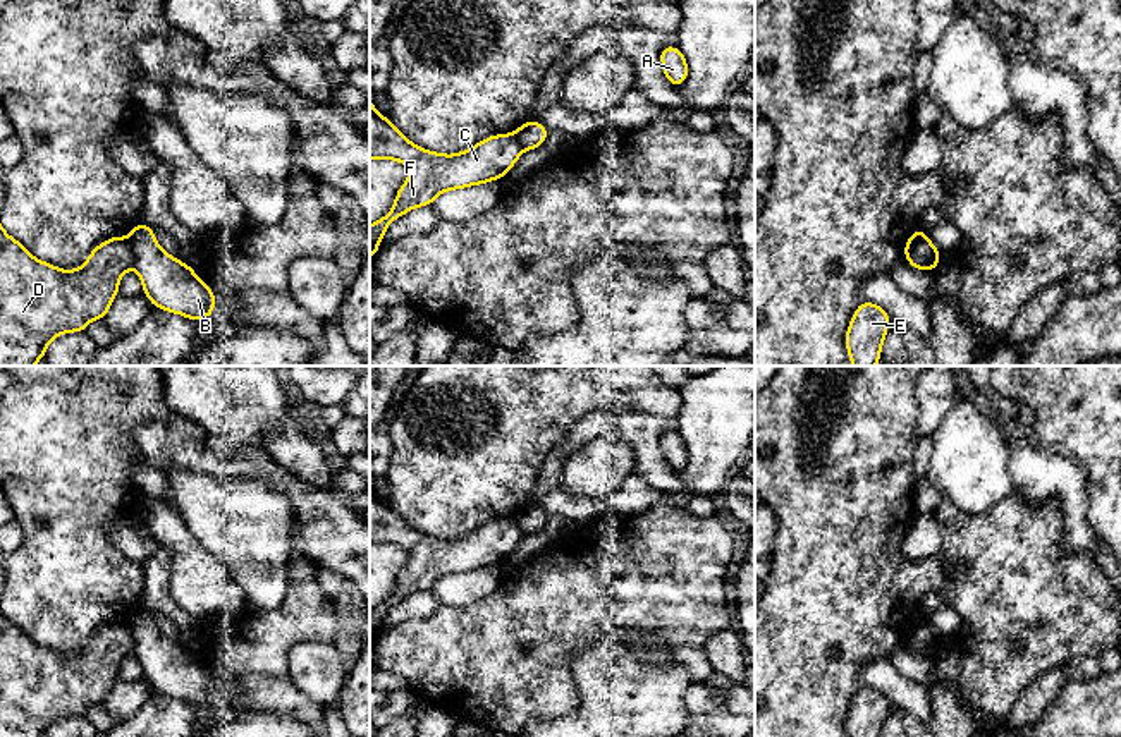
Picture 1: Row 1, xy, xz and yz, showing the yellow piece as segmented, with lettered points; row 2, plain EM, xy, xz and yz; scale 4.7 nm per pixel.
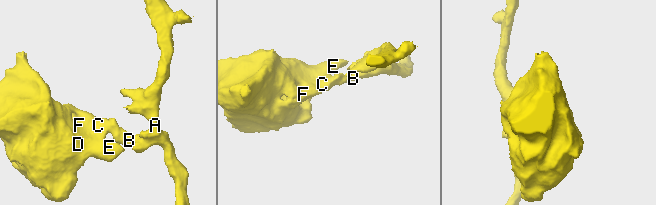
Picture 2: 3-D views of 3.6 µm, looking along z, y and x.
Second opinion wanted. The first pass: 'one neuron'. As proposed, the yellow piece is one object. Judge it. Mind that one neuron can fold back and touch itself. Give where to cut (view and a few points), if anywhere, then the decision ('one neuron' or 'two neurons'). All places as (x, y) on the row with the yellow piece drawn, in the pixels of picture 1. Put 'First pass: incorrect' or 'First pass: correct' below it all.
cut xy (128, 237), (133, 248), (133, 267); two neurons
First pass: incorrect

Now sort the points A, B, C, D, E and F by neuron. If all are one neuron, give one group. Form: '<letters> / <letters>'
A B / C D E F

